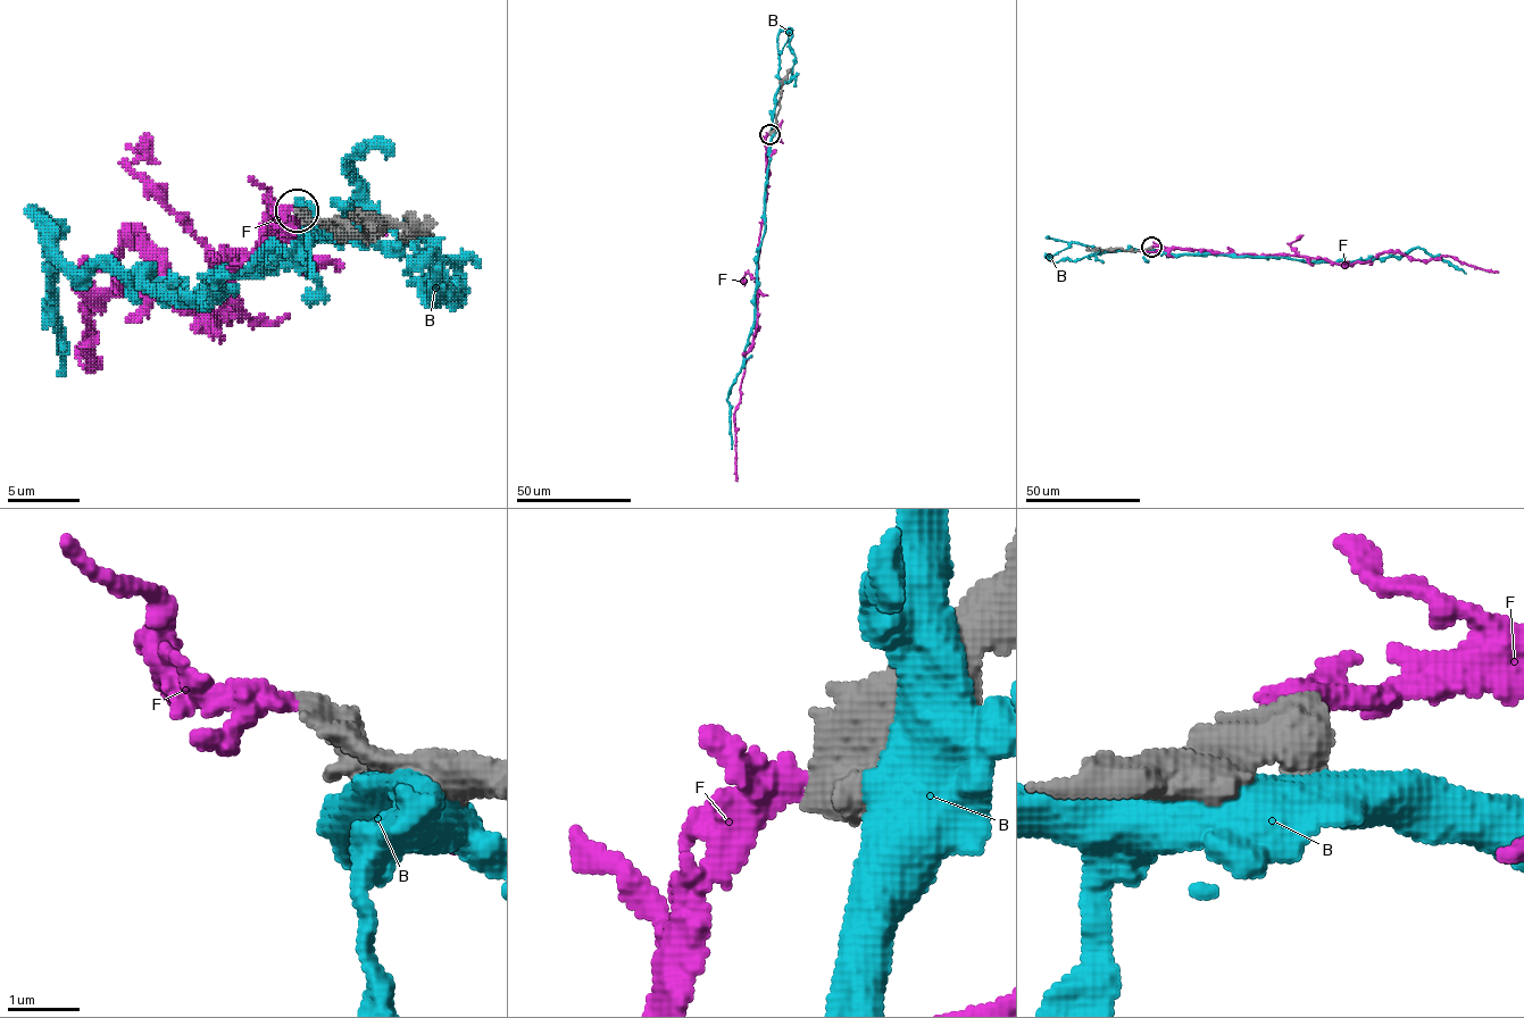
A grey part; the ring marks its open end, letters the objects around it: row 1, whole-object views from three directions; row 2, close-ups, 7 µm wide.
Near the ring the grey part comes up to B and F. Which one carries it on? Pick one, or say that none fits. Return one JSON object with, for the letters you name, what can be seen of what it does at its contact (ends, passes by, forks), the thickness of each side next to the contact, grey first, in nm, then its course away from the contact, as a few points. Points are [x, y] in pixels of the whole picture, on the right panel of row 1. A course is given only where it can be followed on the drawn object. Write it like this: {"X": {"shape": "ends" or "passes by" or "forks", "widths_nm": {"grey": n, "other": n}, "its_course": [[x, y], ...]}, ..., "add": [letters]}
{"F": {"shape": "passes by", "widths_nm": {"grey": 420, "other": 320}, "its_course": [[1150, 247], [1297, 255], [1335, 263], [1368, 261], [1384, 252], [1423, 259], [1451, 256], [1499, 272]]}, "add": ["F"]}

